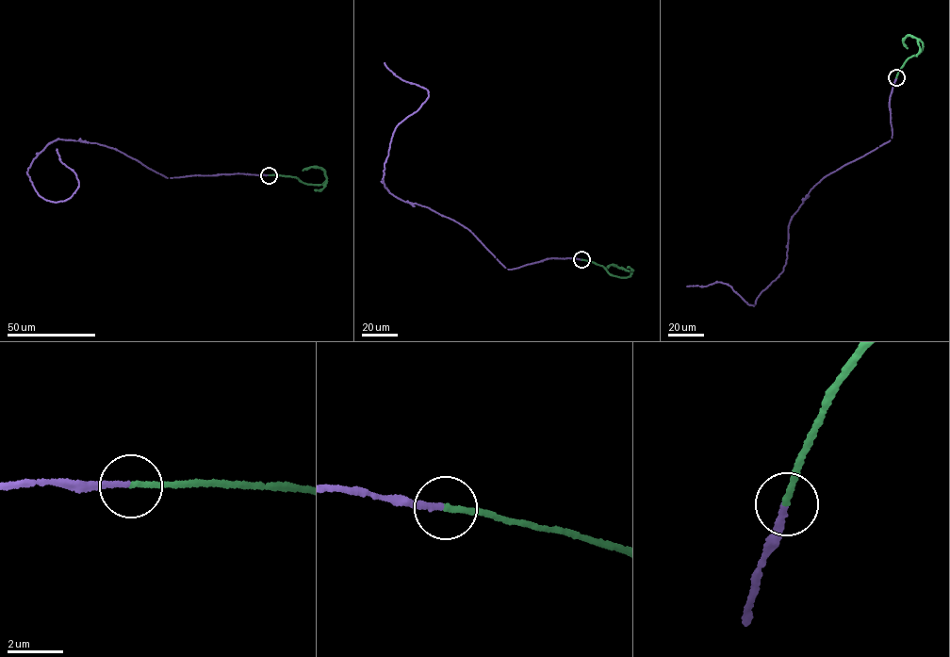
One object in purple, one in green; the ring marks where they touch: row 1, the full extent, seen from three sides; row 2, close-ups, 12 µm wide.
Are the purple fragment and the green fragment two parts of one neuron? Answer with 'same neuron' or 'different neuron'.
same neuron

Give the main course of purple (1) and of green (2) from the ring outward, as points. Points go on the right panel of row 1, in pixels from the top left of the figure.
1: (896, 77), (889, 105), (892, 138), (810, 189), (788, 226), (783, 271), (754, 305), (725, 284), (687, 286)
2: (896, 77), (908, 58), (923, 46), (920, 40), (909, 35), (902, 41), (908, 48)

